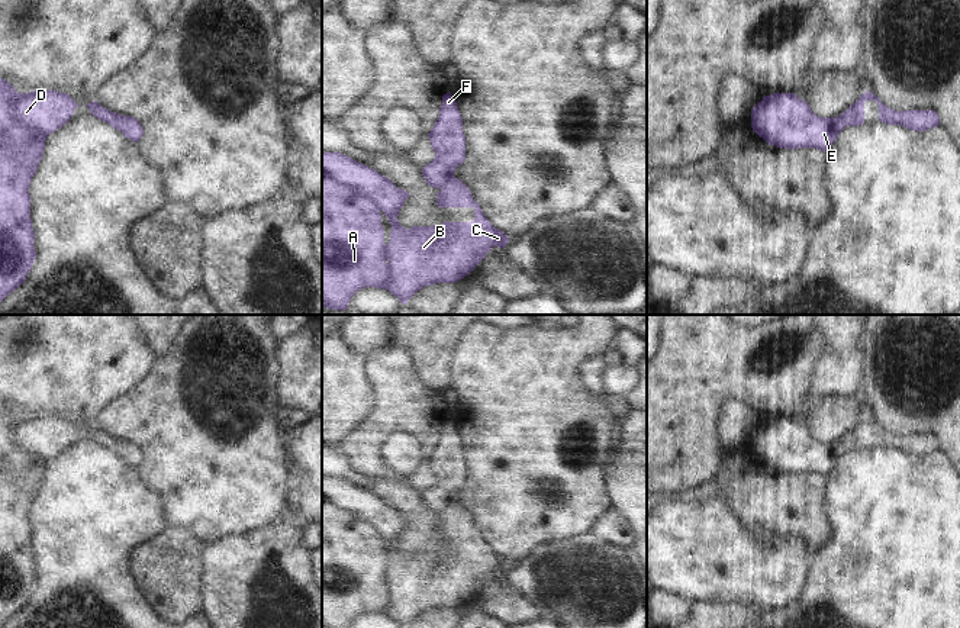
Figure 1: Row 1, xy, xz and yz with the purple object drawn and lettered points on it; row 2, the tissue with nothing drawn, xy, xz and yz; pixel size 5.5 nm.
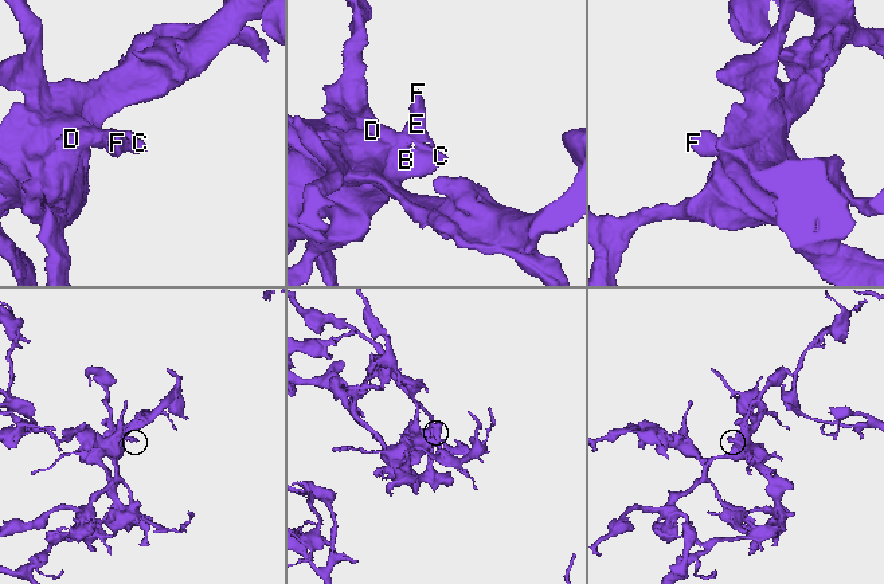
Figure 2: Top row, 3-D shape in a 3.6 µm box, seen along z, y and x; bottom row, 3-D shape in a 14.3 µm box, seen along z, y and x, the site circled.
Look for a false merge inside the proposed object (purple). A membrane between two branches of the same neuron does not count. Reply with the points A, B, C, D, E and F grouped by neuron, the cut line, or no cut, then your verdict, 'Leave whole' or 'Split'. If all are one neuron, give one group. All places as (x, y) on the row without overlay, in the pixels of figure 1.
Groups: A B C D E F. No split. Leave whole

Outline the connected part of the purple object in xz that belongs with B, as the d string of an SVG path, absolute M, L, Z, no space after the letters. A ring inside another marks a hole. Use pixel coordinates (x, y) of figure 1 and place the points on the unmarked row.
M451 418L442 421L439 441L428 461L435 483L422 493L422 499L429 511L441 515L436 518L436 531L473 532L474 545L444 547L442 550L412 551L406 554L399 548L397 540L409 522L407 516L397 513L378 496L341 477L322 477L322 628L349 628L351 622L364 612L386 613L402 628L407 628L425 611L457 608L473 596L493 571L505 573L509 567L509 563L489 547L468 512L454 502L455 493L465 484L465 460L457 426ZM381 535L392 550L389 569L384 567Z

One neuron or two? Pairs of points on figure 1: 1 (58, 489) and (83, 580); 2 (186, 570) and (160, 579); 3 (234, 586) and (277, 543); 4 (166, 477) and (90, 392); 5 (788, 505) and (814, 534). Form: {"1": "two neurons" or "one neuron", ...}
{"1": "one neuron", "2": "one neuron", "3": "one neuron", "4": "two neurons", "5": "one neuron"}

